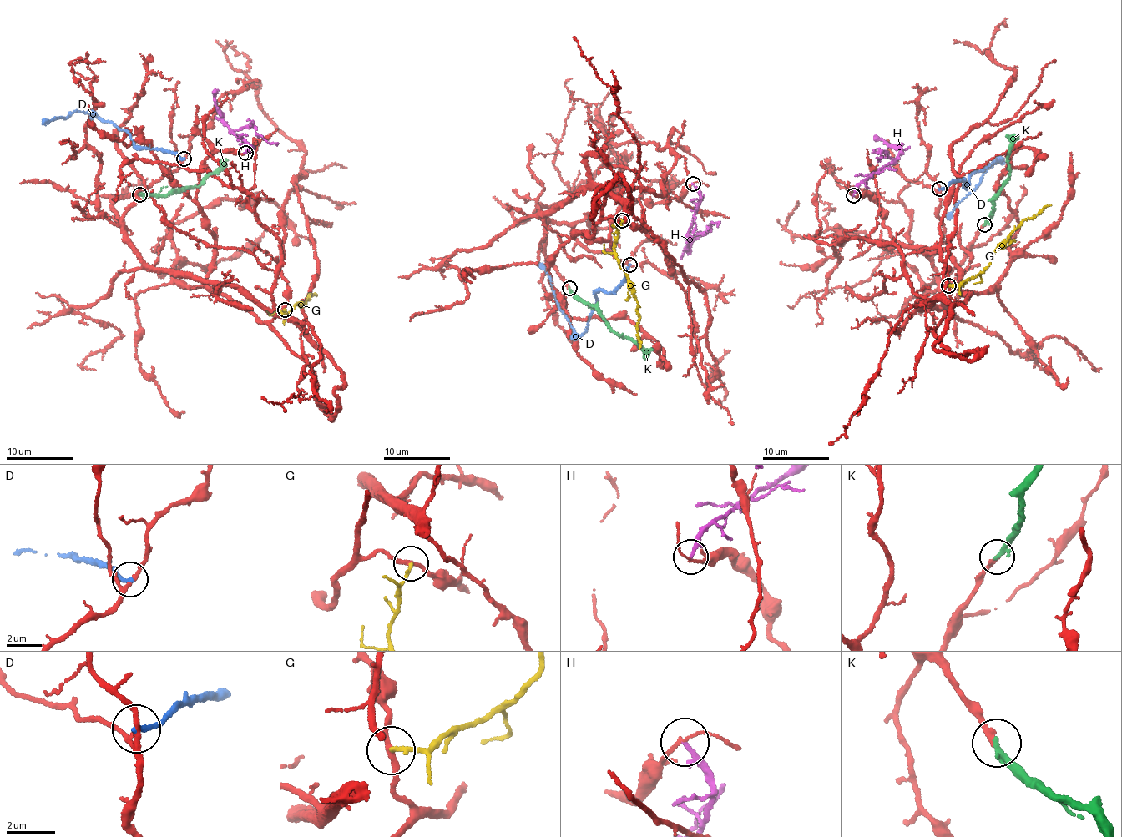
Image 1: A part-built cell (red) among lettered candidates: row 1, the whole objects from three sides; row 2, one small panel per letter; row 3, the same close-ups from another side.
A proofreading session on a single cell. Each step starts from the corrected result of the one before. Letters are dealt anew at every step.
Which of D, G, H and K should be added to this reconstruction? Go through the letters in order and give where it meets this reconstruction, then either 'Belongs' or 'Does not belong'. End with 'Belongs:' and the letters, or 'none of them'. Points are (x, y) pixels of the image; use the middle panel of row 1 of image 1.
D: Touches red at (629, 264). Does not belong
G: Touches red at (622, 220). Does not belong
H: Touches red at (693, 184). Does not belong
K: Touches red at (569, 288). Belongs
Belongs: K

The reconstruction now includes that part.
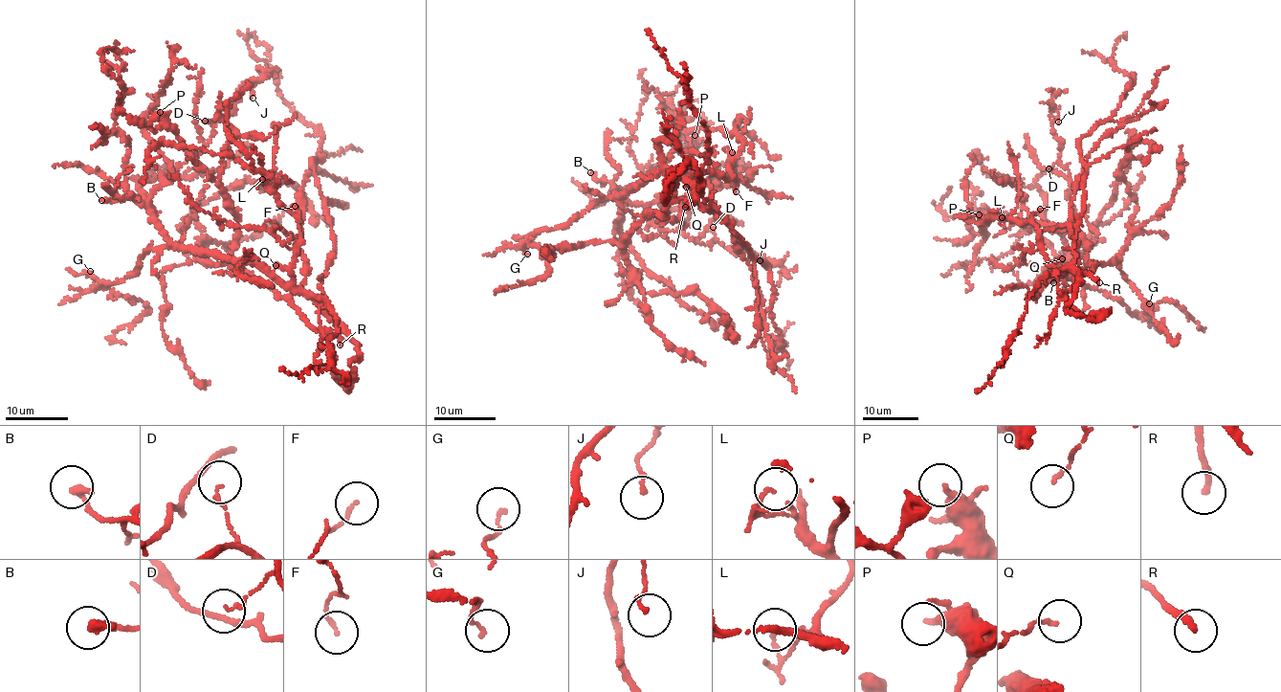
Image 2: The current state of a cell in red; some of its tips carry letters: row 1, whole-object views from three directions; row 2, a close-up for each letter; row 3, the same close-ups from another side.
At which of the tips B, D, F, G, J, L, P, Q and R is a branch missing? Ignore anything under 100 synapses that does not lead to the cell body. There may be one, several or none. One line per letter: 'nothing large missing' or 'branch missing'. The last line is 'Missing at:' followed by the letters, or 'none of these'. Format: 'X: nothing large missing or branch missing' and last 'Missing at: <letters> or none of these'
B: nothing large missing
D: nothing large missing
F: nothing large missing
G: nothing large missing
J: nothing large missing
L: nothing large missing
P: nothing large missing
Q: nothing large missing
R: branch missing
Missing at: R

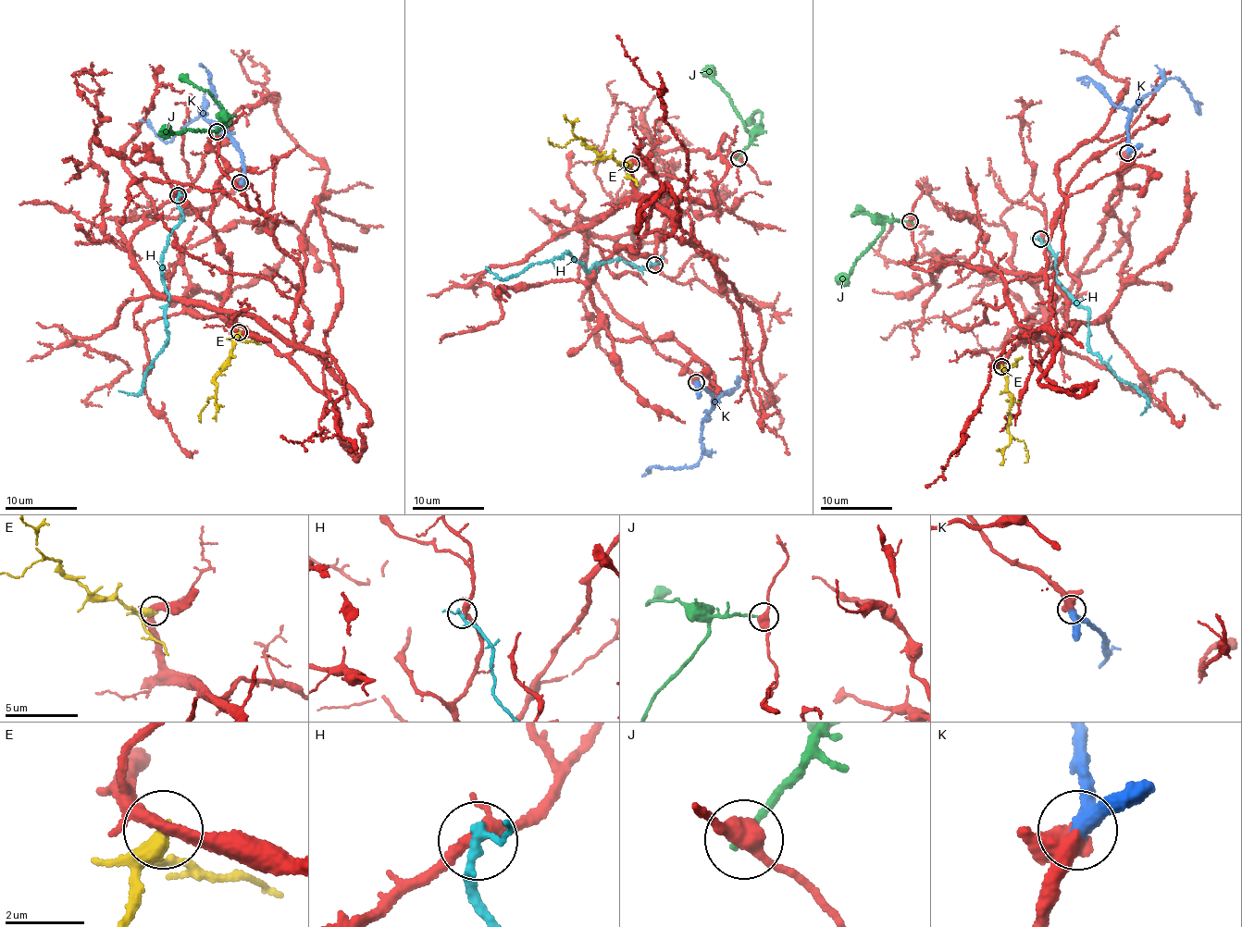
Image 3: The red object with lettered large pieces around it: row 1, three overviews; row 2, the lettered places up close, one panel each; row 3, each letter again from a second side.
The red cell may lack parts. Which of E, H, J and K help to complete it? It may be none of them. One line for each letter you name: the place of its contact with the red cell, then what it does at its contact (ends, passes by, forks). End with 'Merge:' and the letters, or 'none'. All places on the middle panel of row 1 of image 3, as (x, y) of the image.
K: meets red at (696, 382); it passes by
Merge: K

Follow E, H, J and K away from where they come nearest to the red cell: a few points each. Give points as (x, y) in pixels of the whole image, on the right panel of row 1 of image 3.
E: (1000, 365), (1005, 375), (1010, 401), (1007, 432), (1024, 442), (1027, 452), (1024, 463)
H: (1039, 240), (1054, 254), (1056, 282), (1088, 311), (1087, 349), (1146, 398), (1147, 405), (1140, 414)
J: (910, 222), (887, 221), (865, 252), (857, 257), (849, 274), (839, 277), (838, 282)
K: (1127, 152), (1130, 113), (1143, 98), (1171, 78), (1186, 86), (1198, 114), (1198, 104), (1201, 104)

